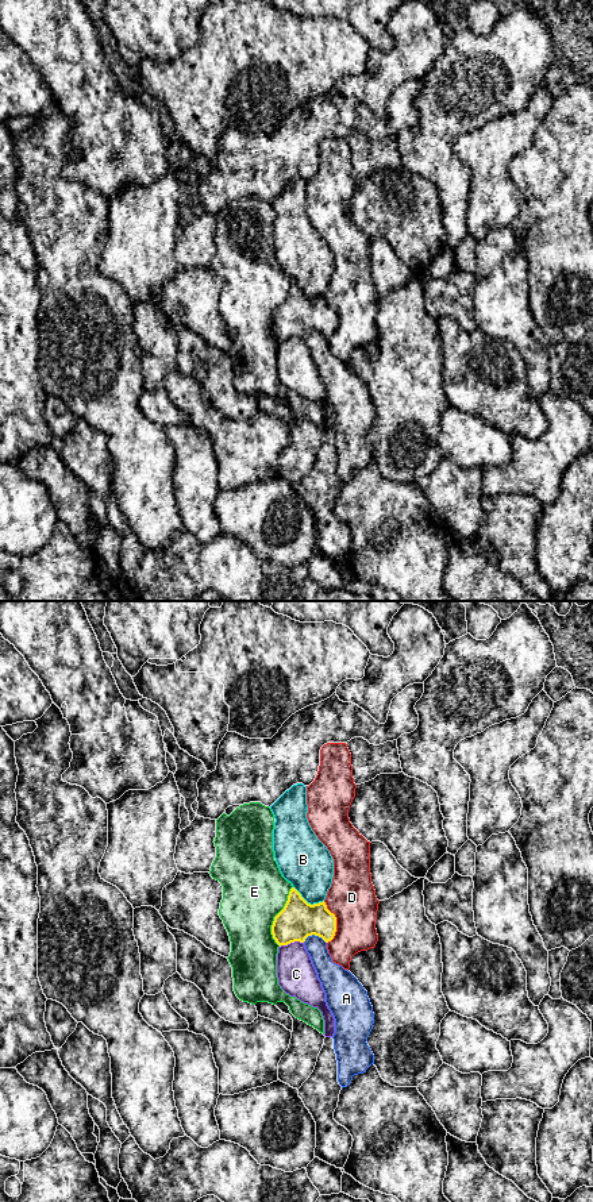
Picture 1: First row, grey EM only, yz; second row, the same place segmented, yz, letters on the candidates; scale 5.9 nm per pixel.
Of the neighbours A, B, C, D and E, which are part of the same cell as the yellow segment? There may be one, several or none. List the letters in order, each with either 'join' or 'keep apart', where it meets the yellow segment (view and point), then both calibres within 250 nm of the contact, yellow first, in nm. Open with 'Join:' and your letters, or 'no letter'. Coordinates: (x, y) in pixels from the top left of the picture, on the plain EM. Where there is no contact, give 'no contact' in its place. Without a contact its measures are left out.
Join: no letter
A: keep apart; contact yz (315, 330); calibres 220 and 150 nm
B: keep apart; contact yz (307, 297); calibres 220 and 300 nm
C: keep apart; contact yz (291, 336); calibres 220 and 220 nm
D: keep apart; contact yz (335, 318); calibres 220 and 280 nm
E: keep apart; contact yz (276, 311); calibres 220 and 380 nm

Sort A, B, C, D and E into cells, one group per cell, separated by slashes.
A / B / C / D / E

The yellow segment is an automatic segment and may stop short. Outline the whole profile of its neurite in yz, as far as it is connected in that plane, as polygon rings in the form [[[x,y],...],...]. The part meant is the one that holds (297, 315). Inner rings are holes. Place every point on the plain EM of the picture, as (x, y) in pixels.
[[[294,282],[290,284],[284,304],[272,320],[273,334],[280,342],[294,336],[304,338],[312,330],[328,338],[335,327],[336,312],[327,304],[326,297],[311,300]]]

